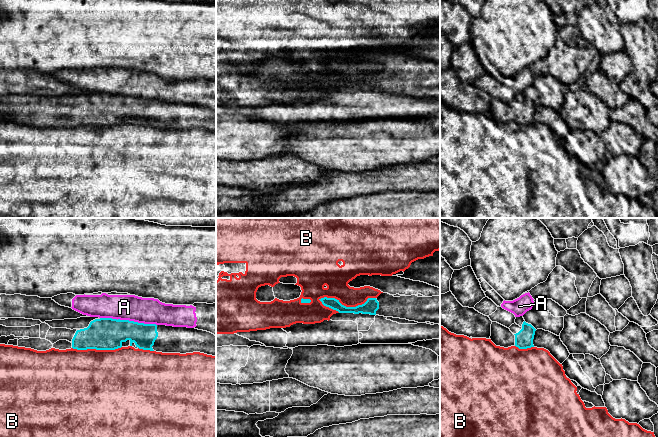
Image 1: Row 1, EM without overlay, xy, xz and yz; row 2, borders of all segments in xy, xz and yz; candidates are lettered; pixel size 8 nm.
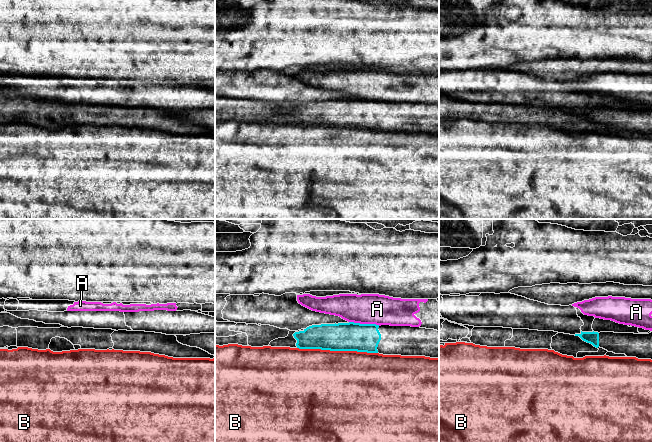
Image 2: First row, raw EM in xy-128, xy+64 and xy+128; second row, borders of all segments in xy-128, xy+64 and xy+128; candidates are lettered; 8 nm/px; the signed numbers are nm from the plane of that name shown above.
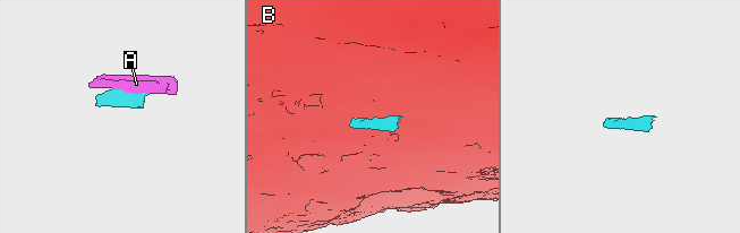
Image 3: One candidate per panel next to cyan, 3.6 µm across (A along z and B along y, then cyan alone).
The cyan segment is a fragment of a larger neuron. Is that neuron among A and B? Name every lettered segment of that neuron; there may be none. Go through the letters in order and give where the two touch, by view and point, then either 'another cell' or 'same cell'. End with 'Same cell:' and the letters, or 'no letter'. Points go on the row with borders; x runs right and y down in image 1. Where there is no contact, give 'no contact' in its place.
A: xy (128, 320) | another cell
B: xz (345, 306) | another cell
Same cell: no letter

